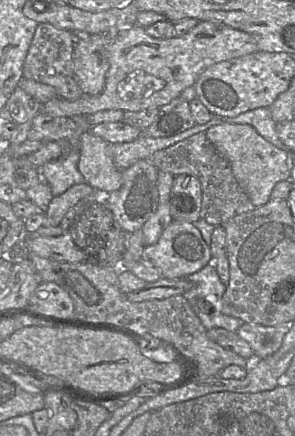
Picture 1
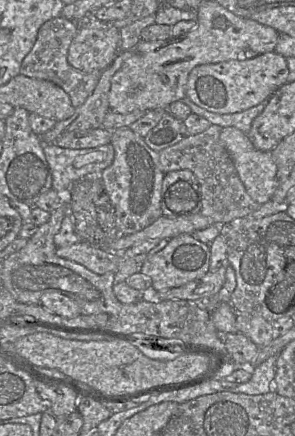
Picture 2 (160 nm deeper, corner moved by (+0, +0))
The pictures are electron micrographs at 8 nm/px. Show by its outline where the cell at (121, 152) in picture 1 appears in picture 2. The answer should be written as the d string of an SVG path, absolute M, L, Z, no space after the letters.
M44 144L44 154L52 173L52 188L60 202L70 206L70 186L79 179L101 180L102 172L114 161L113 146L68 149Z

